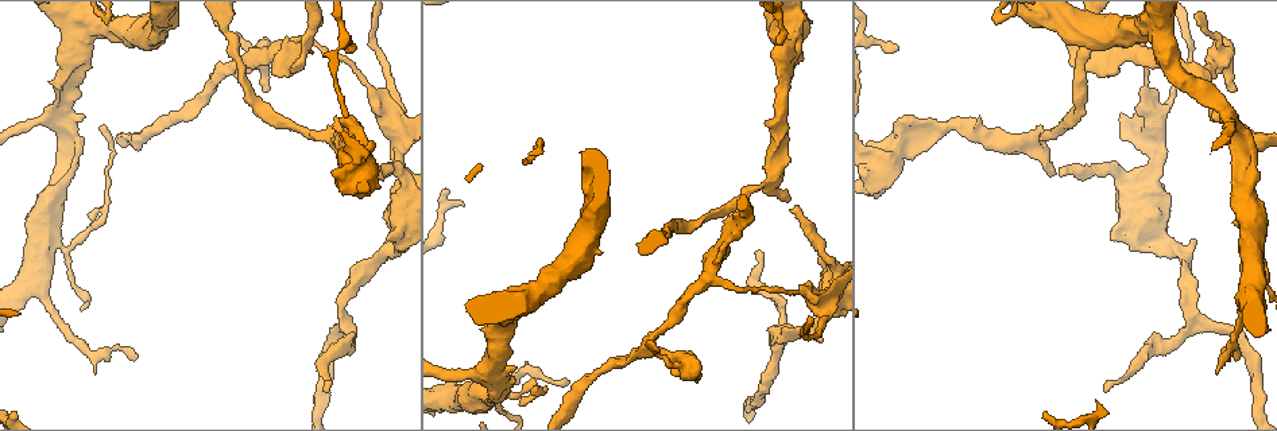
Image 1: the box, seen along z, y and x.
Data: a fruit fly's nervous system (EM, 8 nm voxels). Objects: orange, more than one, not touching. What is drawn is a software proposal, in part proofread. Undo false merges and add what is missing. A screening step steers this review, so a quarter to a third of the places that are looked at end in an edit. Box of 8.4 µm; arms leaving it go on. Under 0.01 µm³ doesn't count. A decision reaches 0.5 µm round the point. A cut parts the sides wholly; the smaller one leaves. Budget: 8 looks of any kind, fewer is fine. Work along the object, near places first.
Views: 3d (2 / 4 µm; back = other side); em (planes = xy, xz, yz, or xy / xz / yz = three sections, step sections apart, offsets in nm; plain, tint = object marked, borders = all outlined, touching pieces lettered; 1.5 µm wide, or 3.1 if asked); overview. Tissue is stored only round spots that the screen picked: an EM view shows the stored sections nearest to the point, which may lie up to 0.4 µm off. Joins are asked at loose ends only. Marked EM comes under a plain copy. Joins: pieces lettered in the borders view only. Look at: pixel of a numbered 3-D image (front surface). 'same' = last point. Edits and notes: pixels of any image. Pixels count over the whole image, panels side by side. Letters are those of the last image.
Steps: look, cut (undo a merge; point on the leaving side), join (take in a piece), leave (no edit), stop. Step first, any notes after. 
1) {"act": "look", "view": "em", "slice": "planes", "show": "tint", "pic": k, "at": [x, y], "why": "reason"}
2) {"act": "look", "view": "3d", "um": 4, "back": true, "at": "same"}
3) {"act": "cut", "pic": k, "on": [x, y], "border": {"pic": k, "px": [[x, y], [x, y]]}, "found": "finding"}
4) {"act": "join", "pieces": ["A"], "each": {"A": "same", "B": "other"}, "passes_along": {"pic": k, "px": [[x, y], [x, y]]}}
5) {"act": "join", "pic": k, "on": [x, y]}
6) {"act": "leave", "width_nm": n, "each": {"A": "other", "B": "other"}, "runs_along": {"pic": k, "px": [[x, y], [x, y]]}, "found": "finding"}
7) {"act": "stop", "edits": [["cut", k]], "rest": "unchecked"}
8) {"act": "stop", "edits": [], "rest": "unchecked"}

{"act": "look", "view": "em", "slice": "planes", "show": "borders", "pic": 1, "at": [1094, 61], "why": "branch point"}

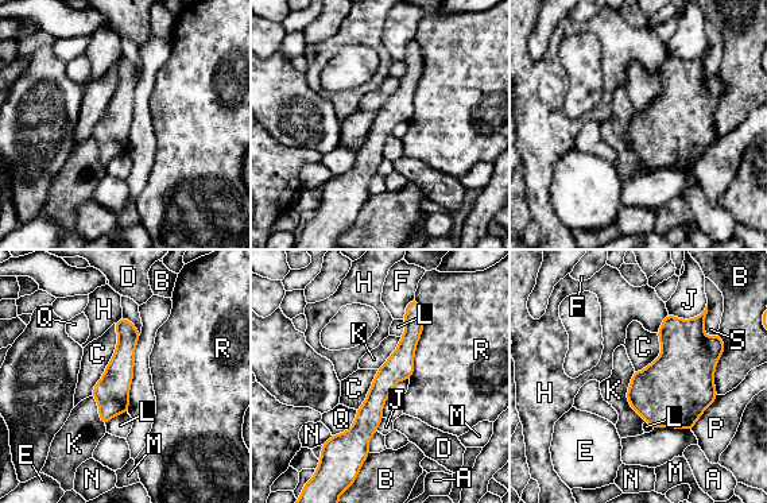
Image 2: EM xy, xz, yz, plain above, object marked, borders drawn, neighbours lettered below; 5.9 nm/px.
{"act": "leave", "each": {"A": "other", "B": "other", "C": "other", "D": "other", "E": "other", "F": "other", "H": "other", "J": "other", "K": "other", "L": "other", "M": "other", "N": "other", "P": "other", "Q": "other", "R": "other", "S": "other"}, "runs_along": {"pic": 2, "px": [[411, 308], [360, 455]]}, "found": "continuous, no second neuron"}

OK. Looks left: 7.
{"act": "look", "view": "em", "slice": "yz", "step": 8, "show": "tint", "pic": 1, "at": [350, 46]}

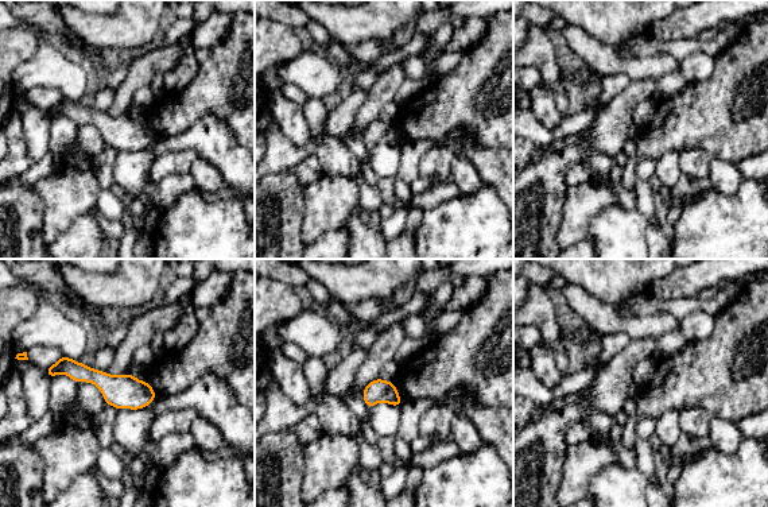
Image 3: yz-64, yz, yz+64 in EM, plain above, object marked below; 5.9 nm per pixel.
{"act": "look", "view": "em", "slice": "planes", "show": "borders", "at": "same"}

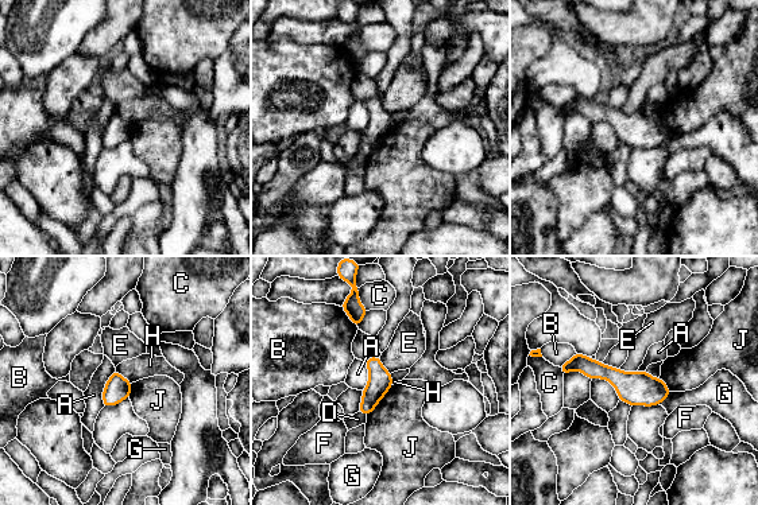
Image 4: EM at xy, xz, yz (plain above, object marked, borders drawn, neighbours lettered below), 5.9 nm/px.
{"act": "leave", "each": {"A": "other", "B": "other", "C": "other", "D": "other", "E": "other", "F": "other", "G": "other", "H": "other", "J": "other"}, "border": {"pic": 4, "px": [[115, 369], [103, 389], [103, 406]]}, "found": "none of them fits"}

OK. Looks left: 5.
{"act": "look", "view": "3d", "um": 2, "pic": 1, "at": [57, 315], "why": "calibre changes"}

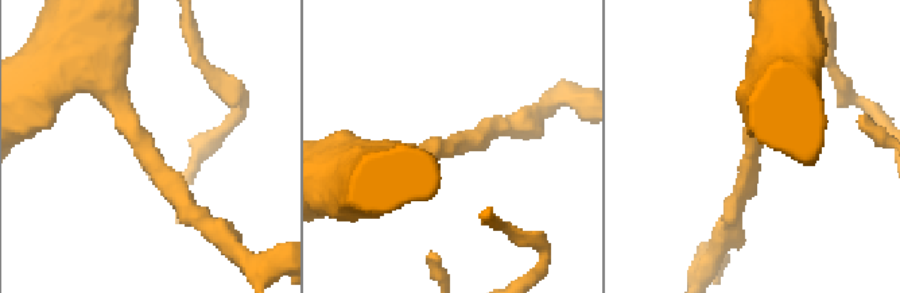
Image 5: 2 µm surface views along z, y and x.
{"act": "look", "view": "em", "slice": "planes", "show": "borders", "pic": 5, "at": [448, 148], "why": "need the tissue"}

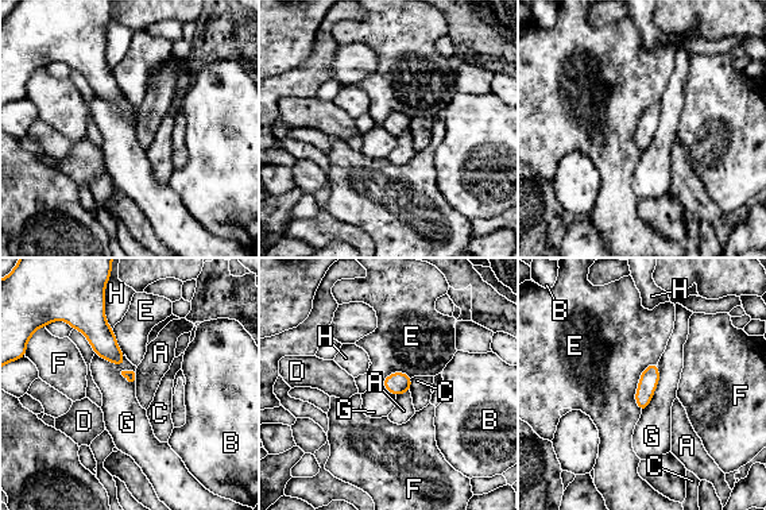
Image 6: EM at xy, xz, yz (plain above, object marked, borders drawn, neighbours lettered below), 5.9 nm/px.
{"act": "leave", "longest_contact_nm": ["E", 320], "each": {"A": "other", "B": "other", "C": "other", "D": "other", "E": "other", "F": "other", "G": "other", "H": "other"}, "border": {"pic": 6, "px": [[658, 364], [657, 387], [642, 412]]}, "found": "one neuron here"}

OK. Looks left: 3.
{"act": "stop", "edits": [], "rest": "unchecked"}

